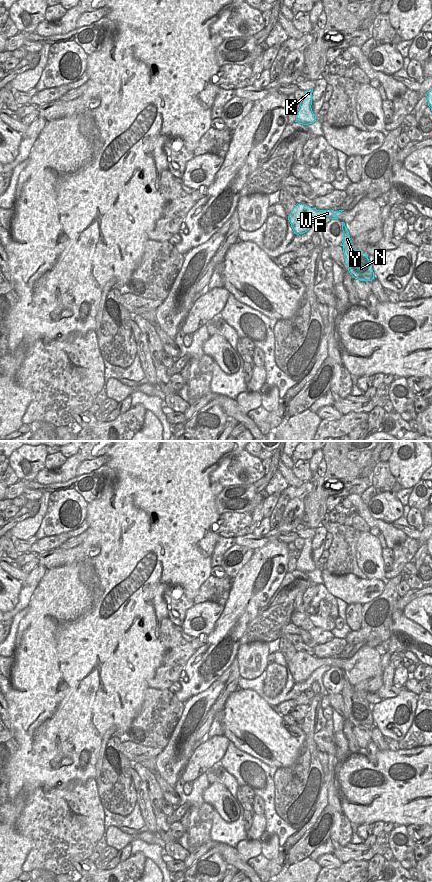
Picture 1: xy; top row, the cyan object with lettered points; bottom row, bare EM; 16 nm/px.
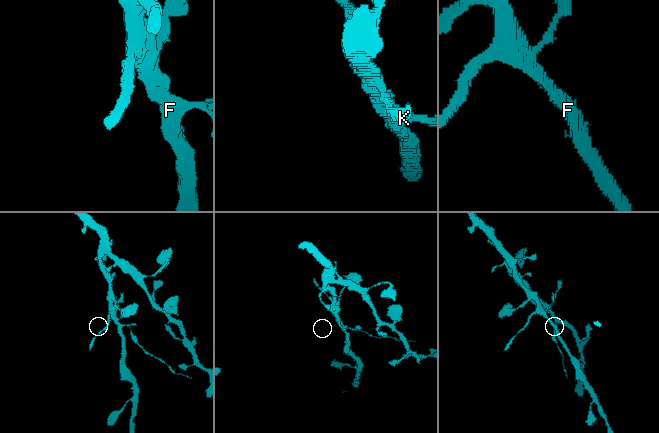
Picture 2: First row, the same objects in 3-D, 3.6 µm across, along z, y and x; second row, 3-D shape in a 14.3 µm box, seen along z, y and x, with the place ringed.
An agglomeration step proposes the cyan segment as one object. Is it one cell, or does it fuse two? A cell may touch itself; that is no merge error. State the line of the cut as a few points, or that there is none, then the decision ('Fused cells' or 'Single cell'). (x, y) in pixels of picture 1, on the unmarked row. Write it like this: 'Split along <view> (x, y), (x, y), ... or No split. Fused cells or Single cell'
Split along xy (343, 670), (342, 673). Fused cells.

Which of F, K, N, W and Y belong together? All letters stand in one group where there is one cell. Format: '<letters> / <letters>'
F K W / N Y

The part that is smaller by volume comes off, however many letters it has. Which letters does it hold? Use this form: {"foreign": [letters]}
{"foreign": ["N", "Y"]}

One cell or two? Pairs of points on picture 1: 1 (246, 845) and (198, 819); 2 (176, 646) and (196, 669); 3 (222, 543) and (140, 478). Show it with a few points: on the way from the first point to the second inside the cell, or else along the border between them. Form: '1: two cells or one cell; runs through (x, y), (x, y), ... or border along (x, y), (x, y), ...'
1: two cells; border along (235, 848), (239, 857), (246, 863)
2: two cells; border along (196, 650), (188, 660), (184, 673), (177, 681)
3: two cells; border along (220, 537), (215, 544), (210, 562)

